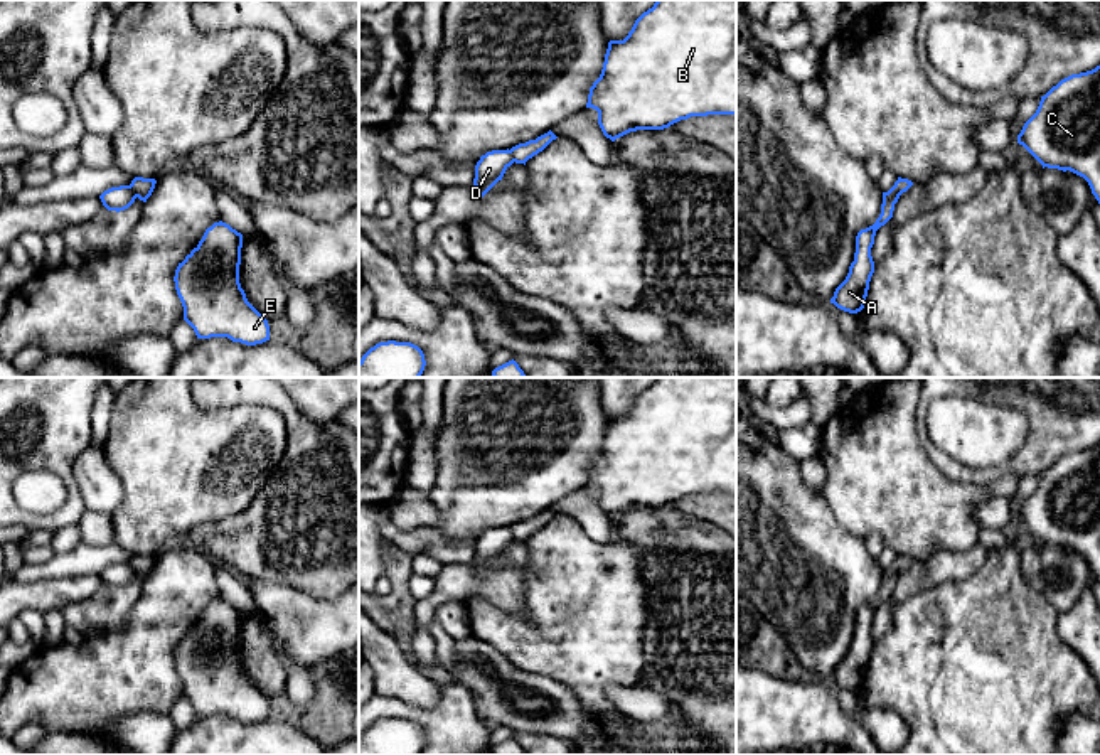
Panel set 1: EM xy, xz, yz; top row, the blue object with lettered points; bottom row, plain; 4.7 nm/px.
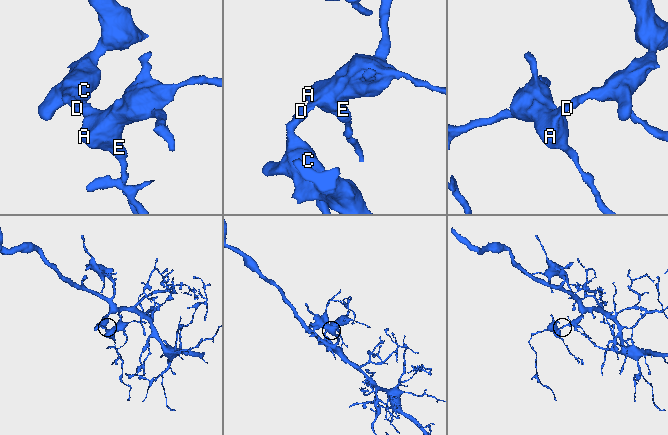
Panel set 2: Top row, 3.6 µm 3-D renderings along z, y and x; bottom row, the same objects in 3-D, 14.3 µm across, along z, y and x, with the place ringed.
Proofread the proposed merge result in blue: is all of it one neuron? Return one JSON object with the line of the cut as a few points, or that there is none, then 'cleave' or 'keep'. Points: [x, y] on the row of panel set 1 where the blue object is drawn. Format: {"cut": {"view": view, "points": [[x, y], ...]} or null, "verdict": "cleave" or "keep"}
{"cut": null, "verdict": "keep"}

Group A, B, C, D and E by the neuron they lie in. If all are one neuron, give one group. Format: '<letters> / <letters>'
A B C D E

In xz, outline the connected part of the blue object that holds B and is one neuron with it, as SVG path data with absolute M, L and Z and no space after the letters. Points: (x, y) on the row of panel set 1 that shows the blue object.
M657 0L623 40L608 42L586 108L598 111L598 125L611 142L637 130L664 130L691 116L736 115L736 0Z

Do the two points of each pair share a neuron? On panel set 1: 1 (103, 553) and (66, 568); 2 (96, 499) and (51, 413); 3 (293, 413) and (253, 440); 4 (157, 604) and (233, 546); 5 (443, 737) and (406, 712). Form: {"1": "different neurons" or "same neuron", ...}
{"1": "same neuron", "2": "different neurons", "3": "different neurons", "4": "different neurons", "5": "same neuron"}

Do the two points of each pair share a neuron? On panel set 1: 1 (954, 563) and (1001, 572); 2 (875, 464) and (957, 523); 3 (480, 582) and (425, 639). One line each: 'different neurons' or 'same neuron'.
1: different neurons
2: same neuron
3: same neuron

